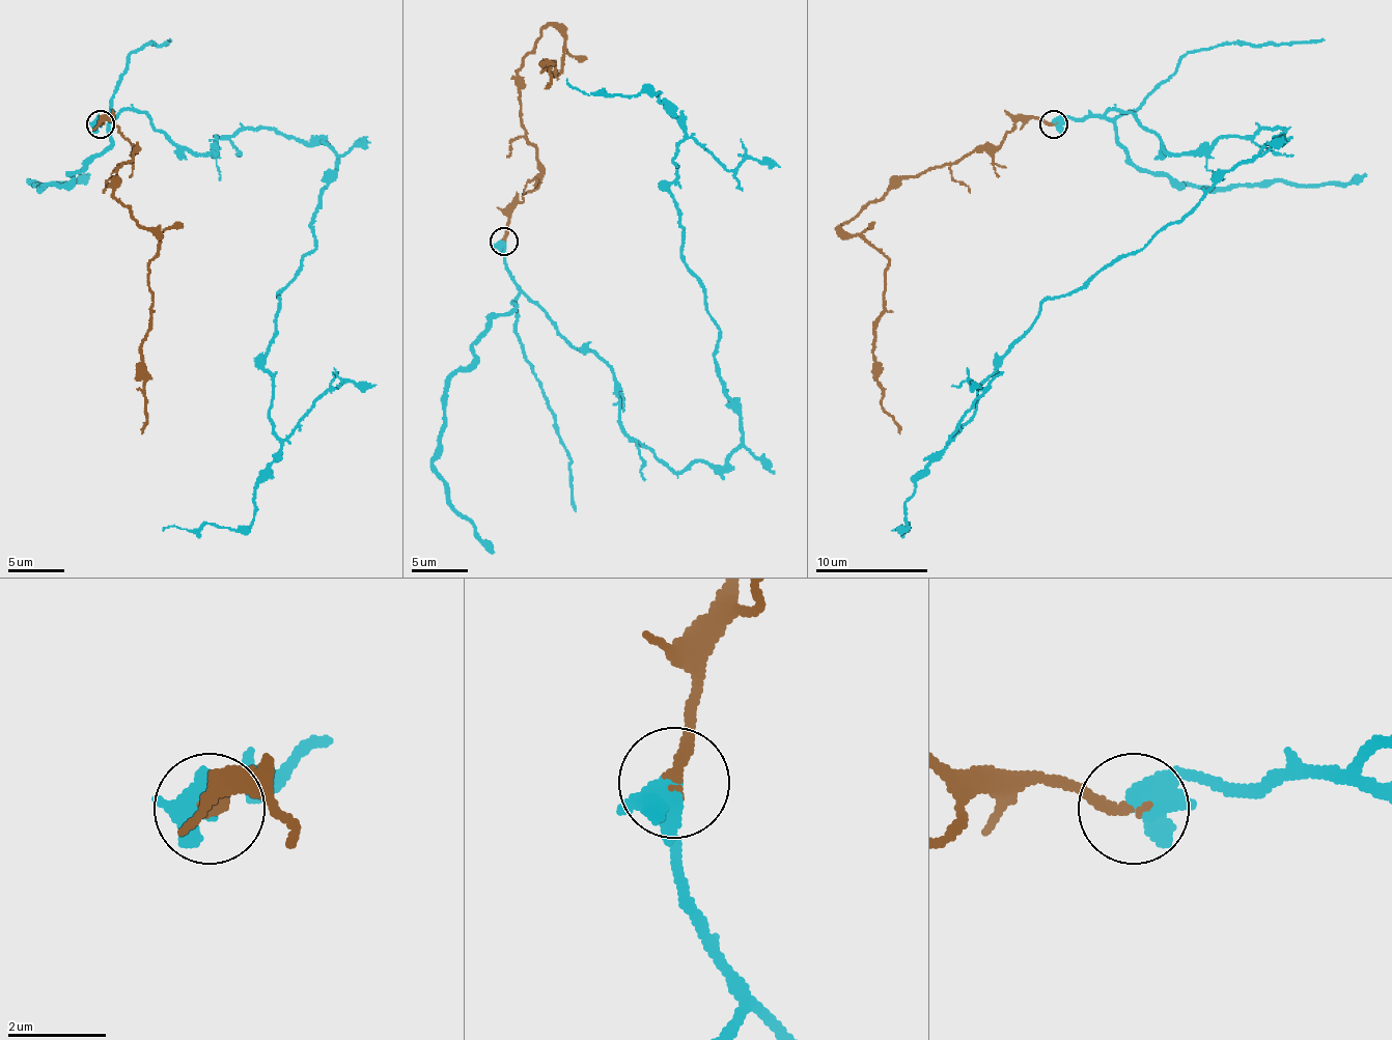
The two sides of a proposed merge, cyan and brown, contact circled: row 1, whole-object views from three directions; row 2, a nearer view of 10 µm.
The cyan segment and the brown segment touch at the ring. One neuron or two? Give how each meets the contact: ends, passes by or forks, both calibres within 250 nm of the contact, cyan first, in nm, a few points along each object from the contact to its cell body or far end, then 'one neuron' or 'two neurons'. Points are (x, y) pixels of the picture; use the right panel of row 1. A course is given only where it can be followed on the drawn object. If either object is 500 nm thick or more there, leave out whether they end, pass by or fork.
cyan passes by; brown ends there; 480 nm thick on the cyan side, 240 nm on the other; cyan runs (1053, 124), (1129, 111), (1181, 152), (1283, 131), (1143, 248), (1050, 296), (916, 480), (908, 531), (890, 531); brown runs (1053, 124), (1020, 119), (997, 147), (901, 177), (837, 228), (865, 236), (888, 259), (873, 380), (898, 432); one neuron

